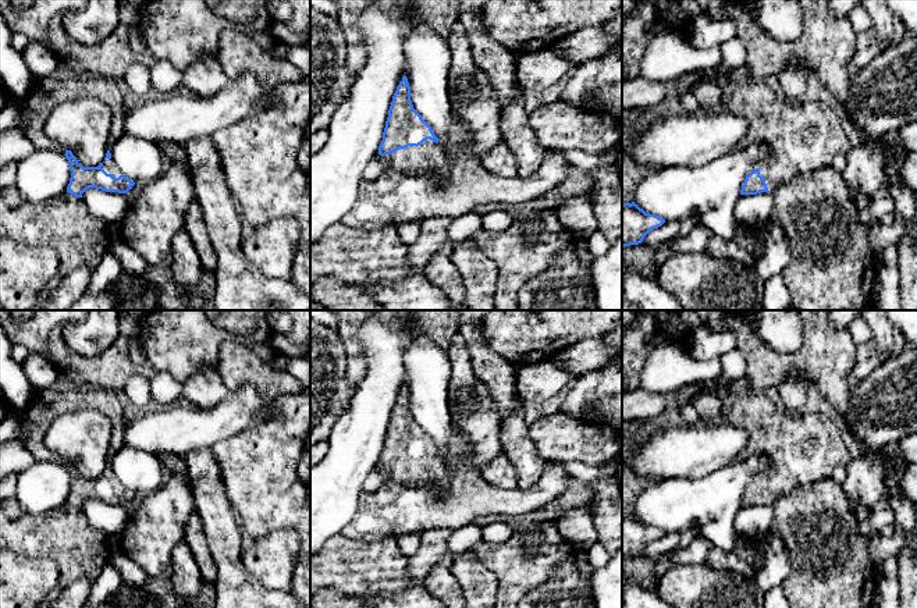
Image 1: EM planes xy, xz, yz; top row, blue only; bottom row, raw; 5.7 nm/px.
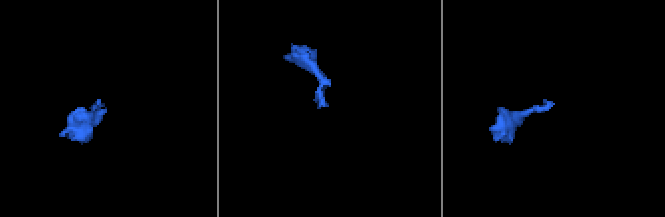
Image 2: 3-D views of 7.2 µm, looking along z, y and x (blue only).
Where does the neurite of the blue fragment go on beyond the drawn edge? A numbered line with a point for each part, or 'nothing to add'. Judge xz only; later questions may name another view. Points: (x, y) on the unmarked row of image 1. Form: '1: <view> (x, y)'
1: xz (429, 468)

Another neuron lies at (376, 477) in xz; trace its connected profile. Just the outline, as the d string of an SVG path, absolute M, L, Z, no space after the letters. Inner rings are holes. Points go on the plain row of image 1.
M390 466L374 469L366 477L362 490L363 491L377 491L380 486L388 479Z

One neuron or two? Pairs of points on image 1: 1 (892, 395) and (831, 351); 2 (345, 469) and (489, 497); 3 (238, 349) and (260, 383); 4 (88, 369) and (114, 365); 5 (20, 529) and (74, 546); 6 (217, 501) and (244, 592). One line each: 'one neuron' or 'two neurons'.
1: two neurons
2: two neurons
3: one neuron
4: one neuron
5: one neuron
6: one neuron

